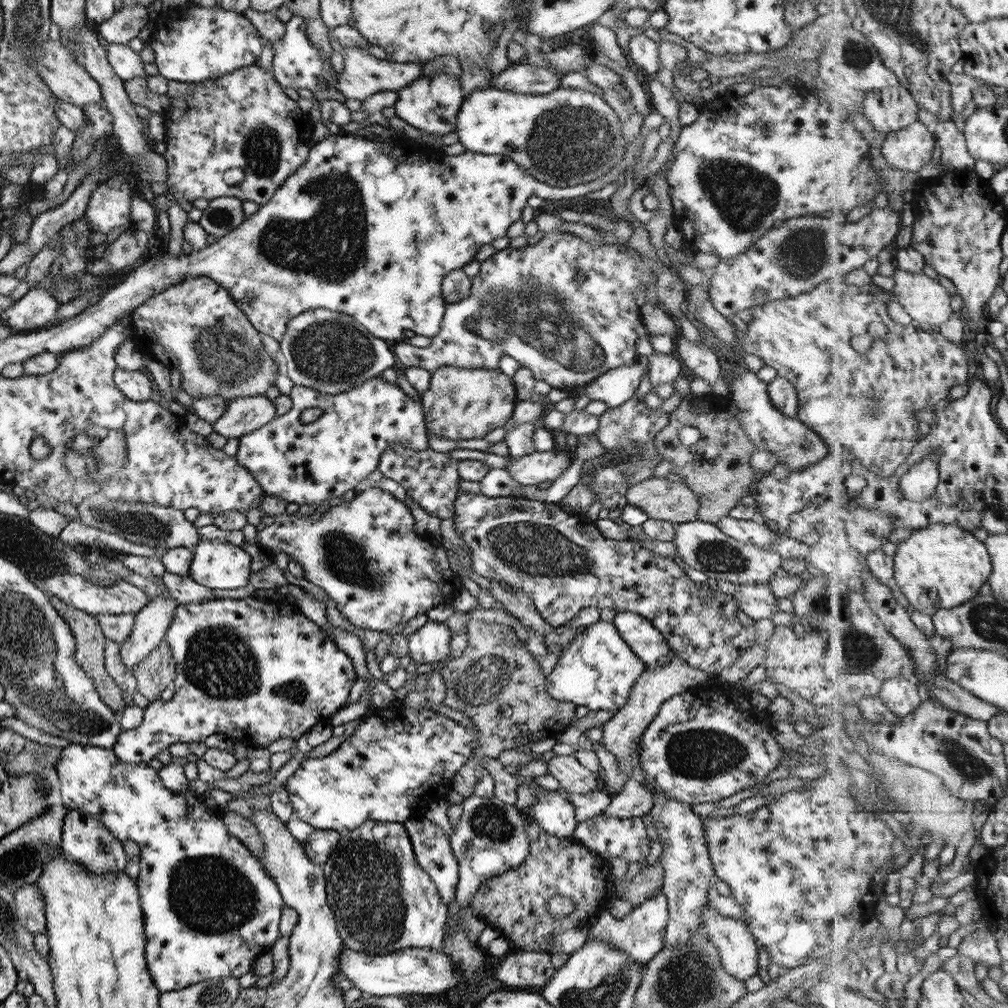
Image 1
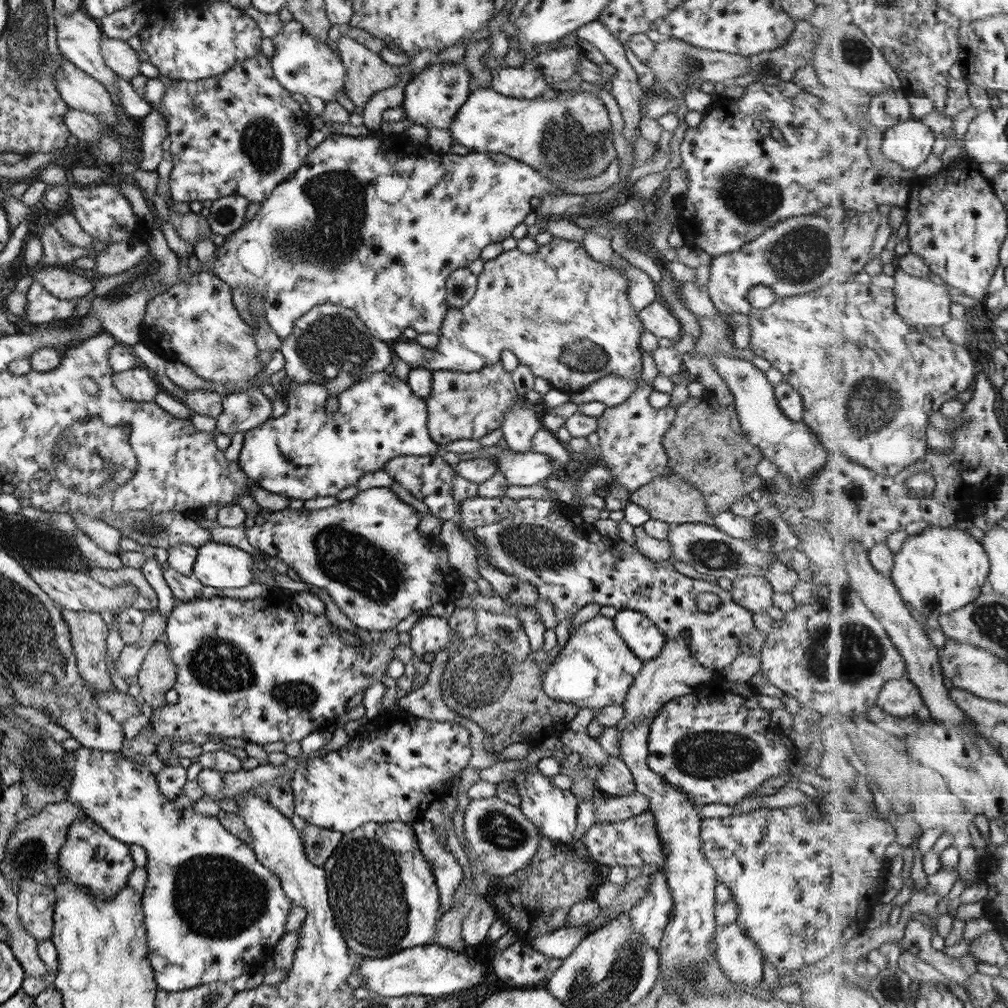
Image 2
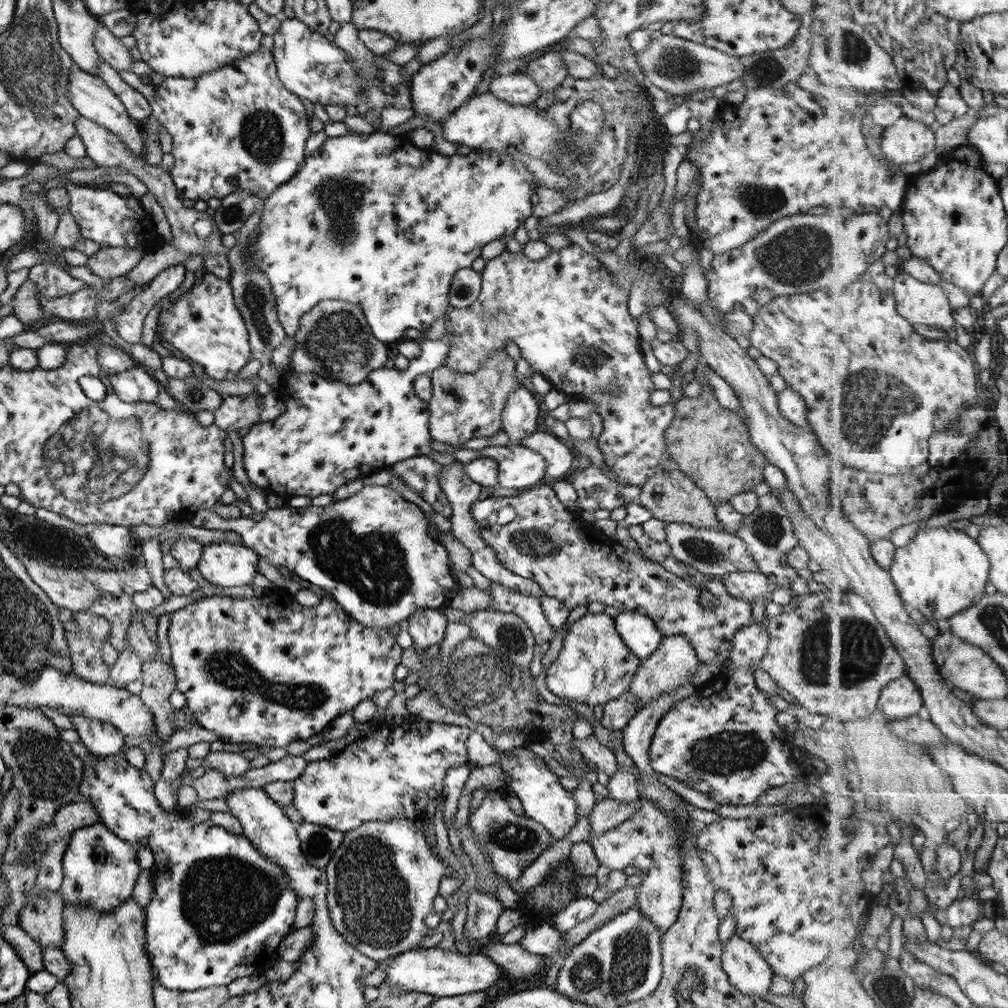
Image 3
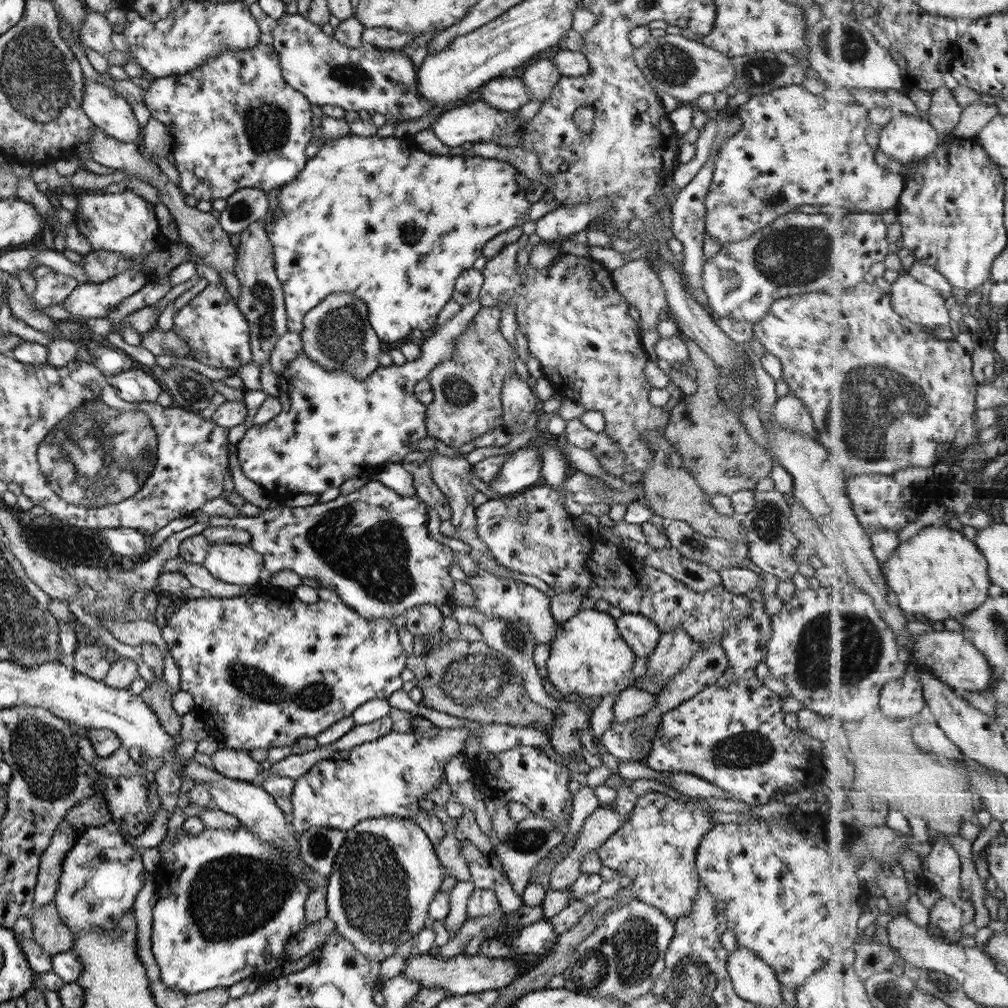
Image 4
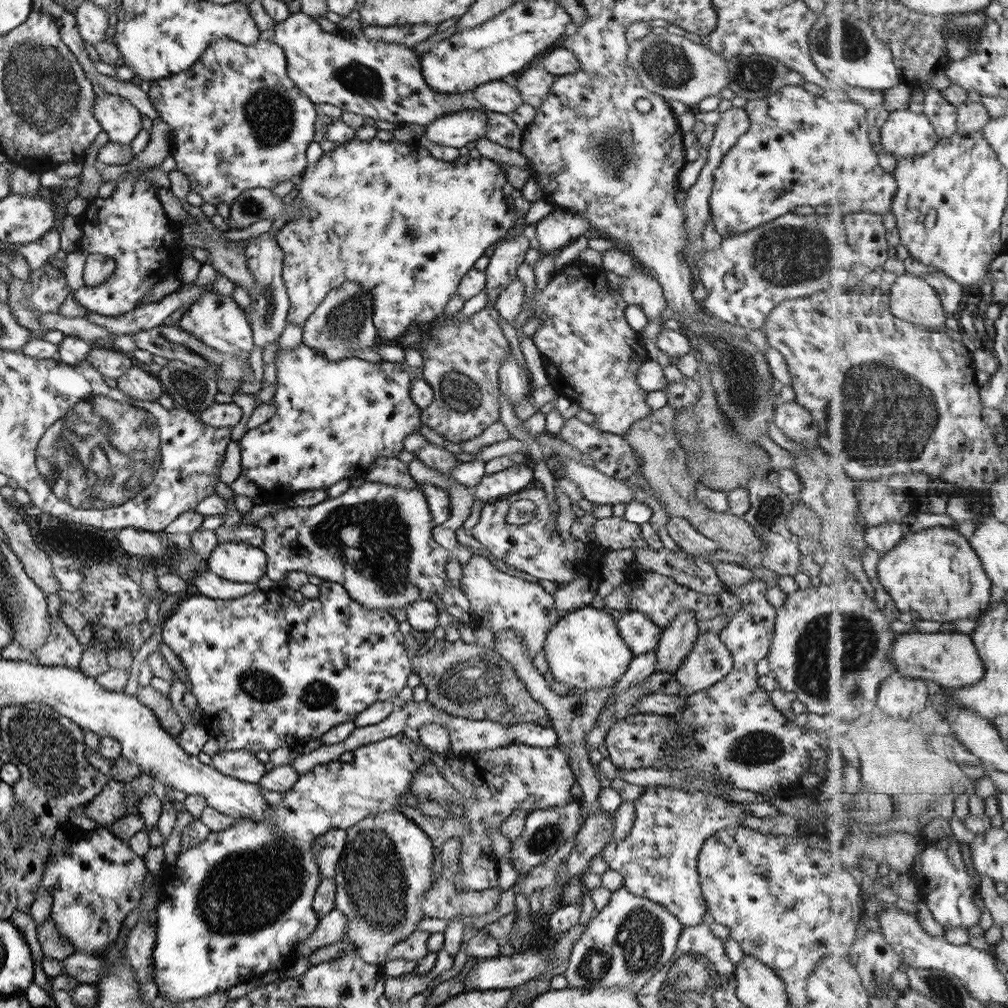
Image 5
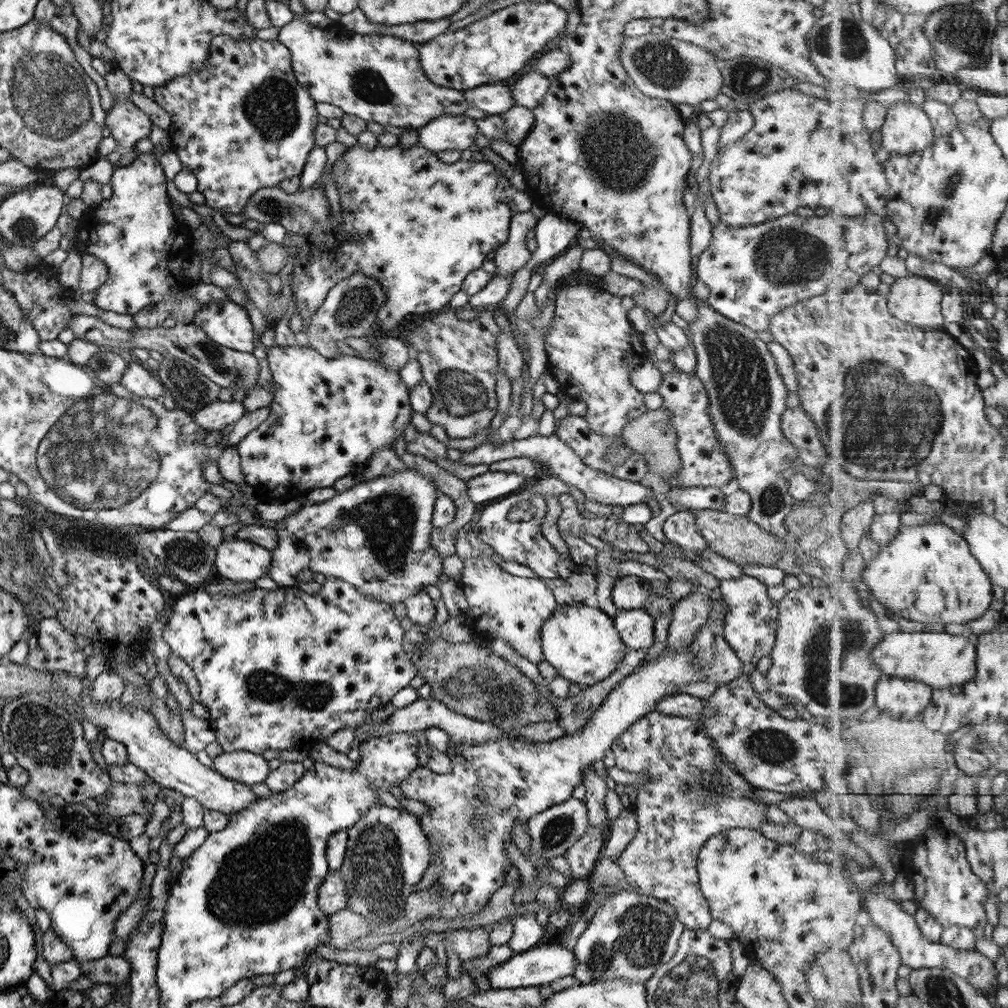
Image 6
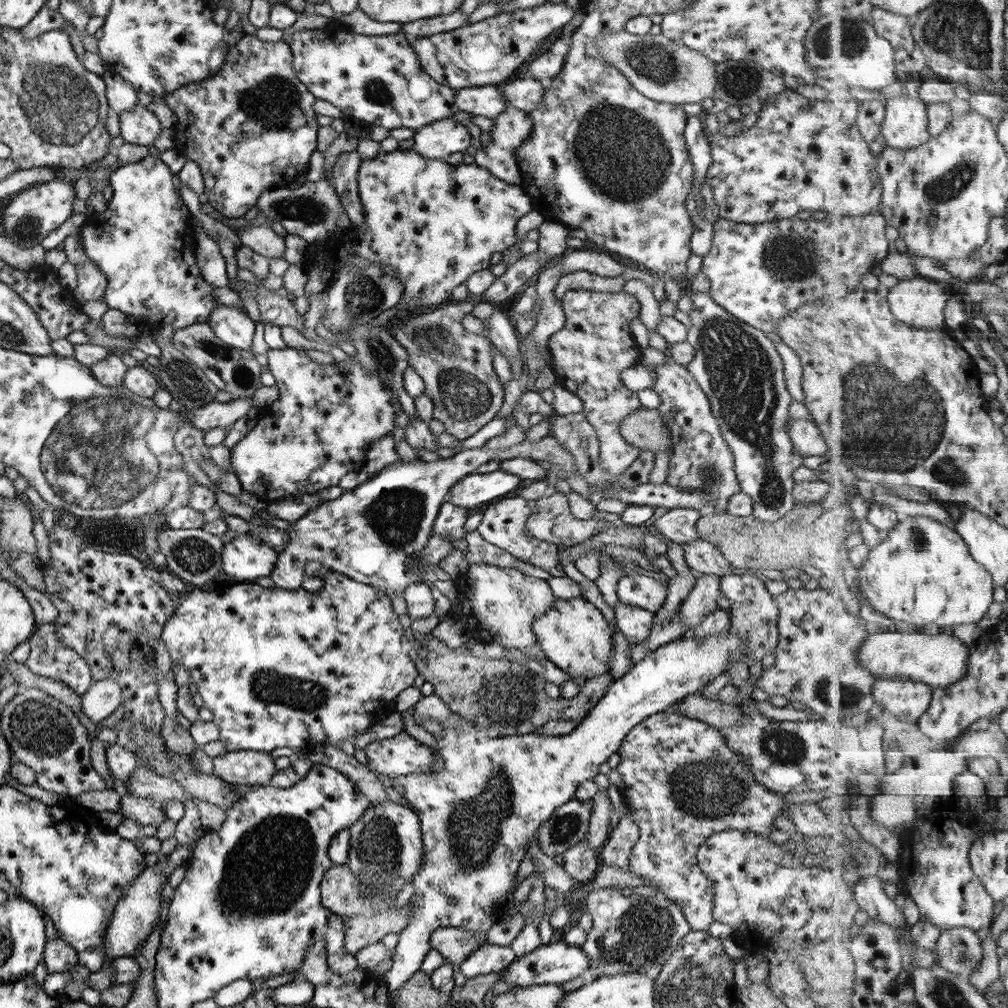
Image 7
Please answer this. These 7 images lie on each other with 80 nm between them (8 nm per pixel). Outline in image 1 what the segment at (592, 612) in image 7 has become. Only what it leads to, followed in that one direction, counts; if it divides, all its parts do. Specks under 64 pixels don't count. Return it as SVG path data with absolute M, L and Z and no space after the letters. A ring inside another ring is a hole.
M600 619L577 630L567 649L558 655L555 667L544 678L545 692L551 699L585 706L589 711L621 709L644 670L644 665L625 645L613 625Z

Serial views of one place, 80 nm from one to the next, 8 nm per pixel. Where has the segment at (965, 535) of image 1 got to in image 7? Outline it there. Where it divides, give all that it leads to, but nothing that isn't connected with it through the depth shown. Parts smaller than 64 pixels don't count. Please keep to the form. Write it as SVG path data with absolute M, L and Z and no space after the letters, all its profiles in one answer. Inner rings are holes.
M907 516L899 520L899 523L892 528L892 531L884 538L880 538L879 541L874 543L867 554L868 558L865 560L858 560L858 578L857 584L851 588L847 588L847 592L851 598L851 603L859 609L862 606L863 600L867 600L873 610L878 610L884 617L889 618L897 622L903 627L920 627L925 624L936 624L939 627L957 625L965 626L967 624L973 624L983 620L983 617L989 612L989 606L993 604L993 583L994 577L992 574L982 565L979 561L974 559L967 541L956 531L954 526L945 525L937 520L925 516Z

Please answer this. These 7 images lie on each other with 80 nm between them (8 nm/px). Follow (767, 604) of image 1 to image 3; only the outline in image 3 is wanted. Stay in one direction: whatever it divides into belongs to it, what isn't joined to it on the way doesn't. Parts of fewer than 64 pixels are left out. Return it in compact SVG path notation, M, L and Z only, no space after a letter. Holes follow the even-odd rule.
M757 570L730 572L719 579L724 584L729 596L749 603L757 602L759 598L769 598L773 588L766 576Z

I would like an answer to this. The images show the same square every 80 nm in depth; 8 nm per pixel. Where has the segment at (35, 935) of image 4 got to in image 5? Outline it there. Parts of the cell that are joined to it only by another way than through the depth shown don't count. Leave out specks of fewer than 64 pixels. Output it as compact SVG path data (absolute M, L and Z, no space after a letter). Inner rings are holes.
M50 914L42 923L36 925L36 939L43 957L63 960L75 950L73 943L57 932Z

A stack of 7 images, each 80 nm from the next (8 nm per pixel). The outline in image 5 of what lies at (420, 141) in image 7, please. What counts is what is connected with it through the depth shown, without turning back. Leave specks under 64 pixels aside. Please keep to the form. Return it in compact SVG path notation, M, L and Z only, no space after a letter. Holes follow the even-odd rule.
M479 107L438 116L426 125L423 138L433 144L459 149L484 137L487 118Z

